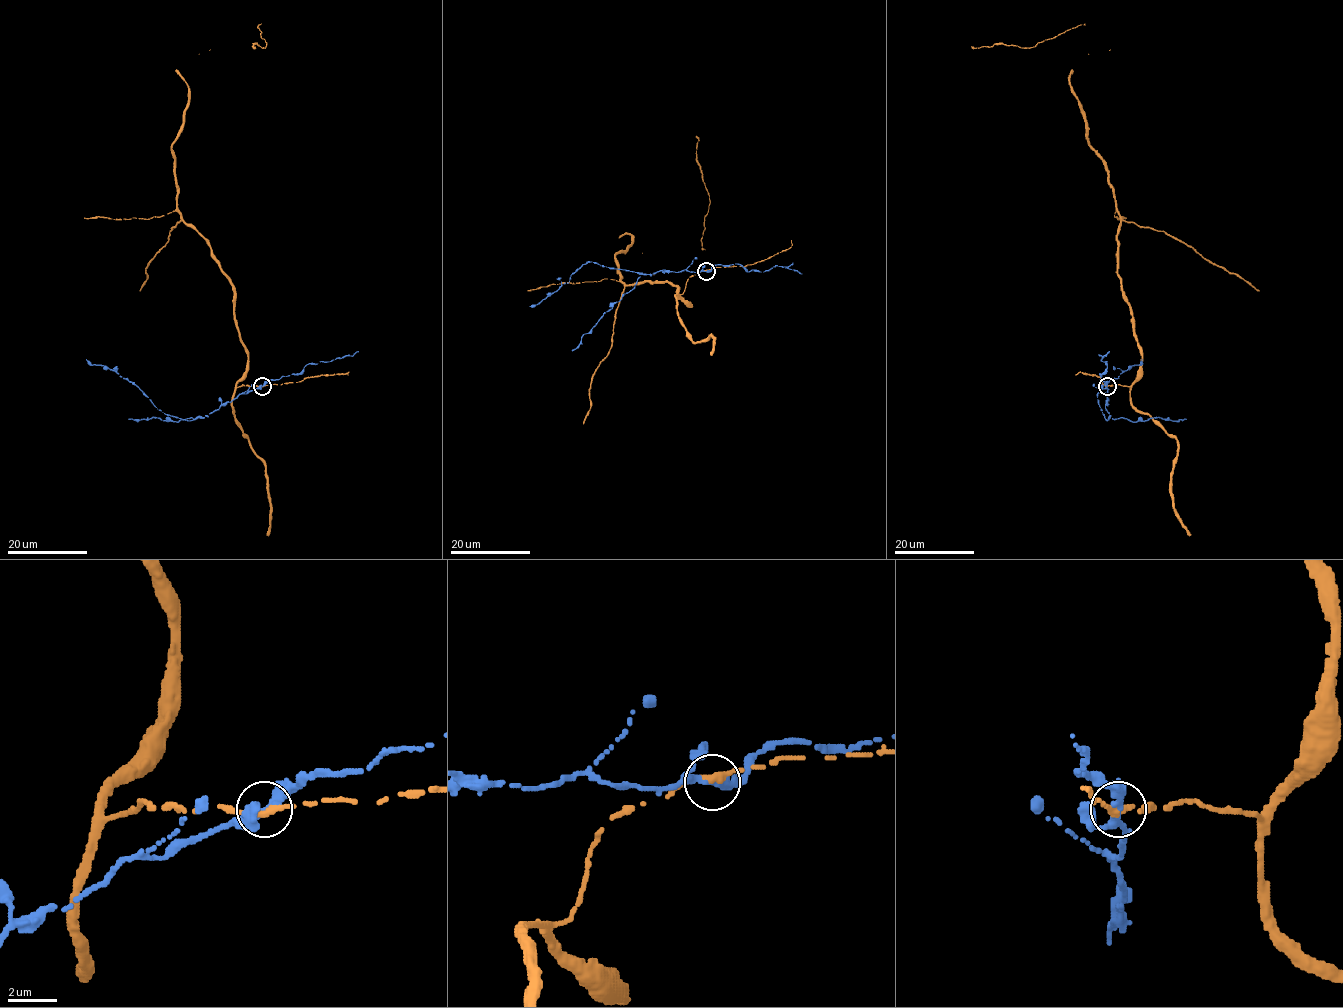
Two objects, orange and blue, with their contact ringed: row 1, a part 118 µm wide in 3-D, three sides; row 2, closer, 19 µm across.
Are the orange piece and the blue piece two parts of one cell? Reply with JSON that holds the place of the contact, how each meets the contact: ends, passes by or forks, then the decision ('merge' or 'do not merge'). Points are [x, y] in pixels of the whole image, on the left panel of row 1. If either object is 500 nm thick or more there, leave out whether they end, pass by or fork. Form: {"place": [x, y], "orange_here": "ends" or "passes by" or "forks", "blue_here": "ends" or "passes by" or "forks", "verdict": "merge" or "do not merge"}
{"place": [262, 386], "orange_here": "ends", "blue_here": "passes by", "verdict": "do not merge"}

